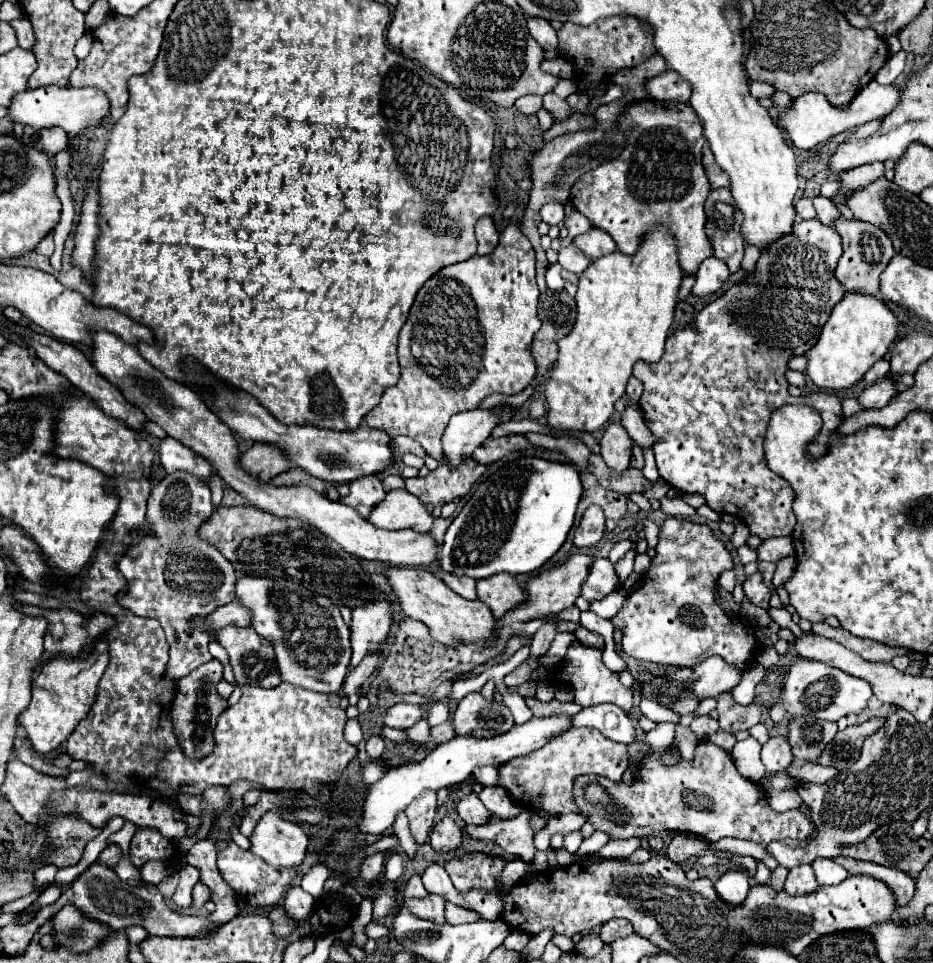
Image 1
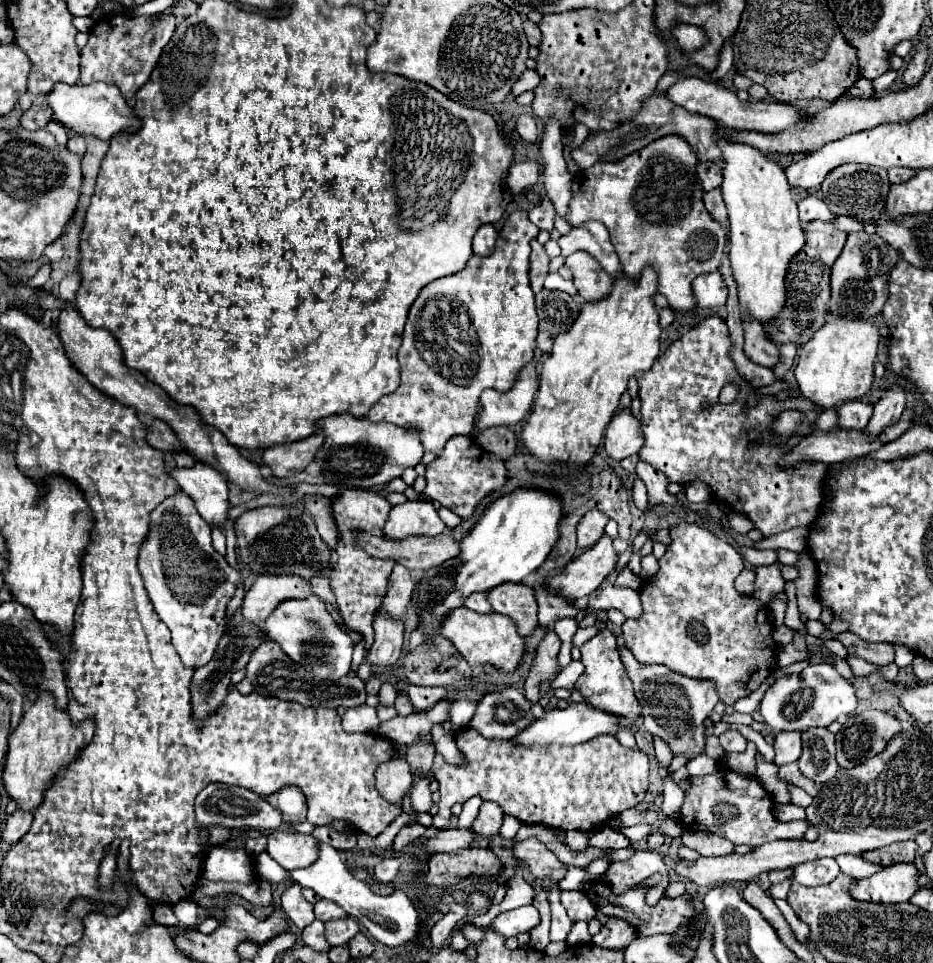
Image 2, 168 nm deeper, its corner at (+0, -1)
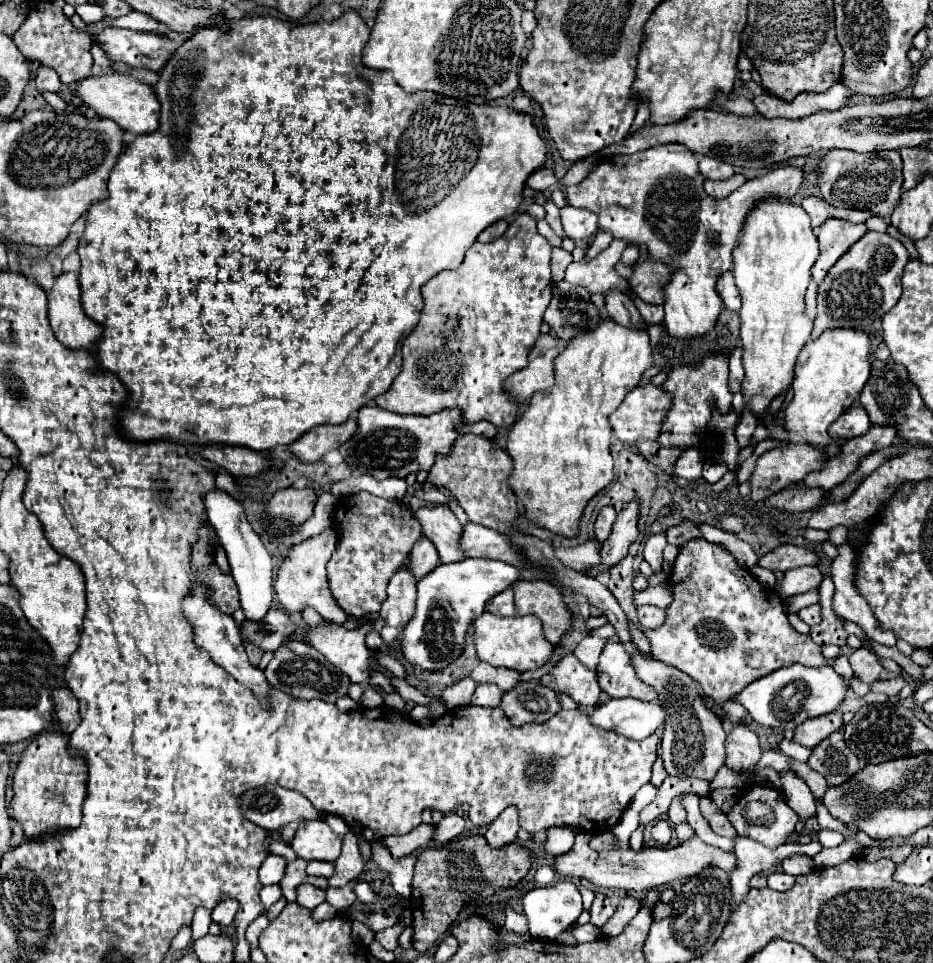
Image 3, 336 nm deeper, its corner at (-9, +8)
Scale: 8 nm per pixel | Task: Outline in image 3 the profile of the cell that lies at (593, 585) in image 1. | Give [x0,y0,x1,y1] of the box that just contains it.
[638,605,666,629]

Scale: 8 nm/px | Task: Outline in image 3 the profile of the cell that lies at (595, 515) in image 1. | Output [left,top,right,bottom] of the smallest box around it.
[594,505,616,543]

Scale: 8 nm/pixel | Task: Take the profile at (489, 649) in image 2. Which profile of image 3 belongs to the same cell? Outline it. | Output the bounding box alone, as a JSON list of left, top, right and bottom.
[474,611,554,673]

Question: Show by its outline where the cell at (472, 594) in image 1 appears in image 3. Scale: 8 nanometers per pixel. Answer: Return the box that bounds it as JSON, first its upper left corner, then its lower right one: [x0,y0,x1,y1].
[486,587,516,617]

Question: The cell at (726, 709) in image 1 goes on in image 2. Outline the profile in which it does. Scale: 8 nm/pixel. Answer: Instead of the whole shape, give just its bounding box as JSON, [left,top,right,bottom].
[719,730,745,752]

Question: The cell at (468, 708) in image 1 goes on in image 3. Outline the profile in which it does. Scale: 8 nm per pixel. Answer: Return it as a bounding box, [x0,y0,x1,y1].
[500,681,560,725]

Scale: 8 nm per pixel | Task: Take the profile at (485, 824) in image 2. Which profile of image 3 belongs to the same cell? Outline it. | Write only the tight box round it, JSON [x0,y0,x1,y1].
[484,807,520,849]

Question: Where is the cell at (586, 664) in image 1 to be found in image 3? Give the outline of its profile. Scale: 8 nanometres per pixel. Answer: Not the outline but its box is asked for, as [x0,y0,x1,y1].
[598,639,656,701]

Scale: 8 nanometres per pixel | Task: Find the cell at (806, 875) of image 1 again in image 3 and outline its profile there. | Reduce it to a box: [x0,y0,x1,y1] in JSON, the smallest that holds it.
[768,871,796,891]

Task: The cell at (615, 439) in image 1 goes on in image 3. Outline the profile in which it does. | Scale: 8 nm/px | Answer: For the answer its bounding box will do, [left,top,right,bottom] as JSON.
[610,385,672,445]

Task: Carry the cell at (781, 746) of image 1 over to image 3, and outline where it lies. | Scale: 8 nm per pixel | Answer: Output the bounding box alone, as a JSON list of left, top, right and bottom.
[794,711,844,747]

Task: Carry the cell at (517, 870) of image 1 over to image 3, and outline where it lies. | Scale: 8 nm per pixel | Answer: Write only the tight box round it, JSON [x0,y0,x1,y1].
[505,905,528,931]

